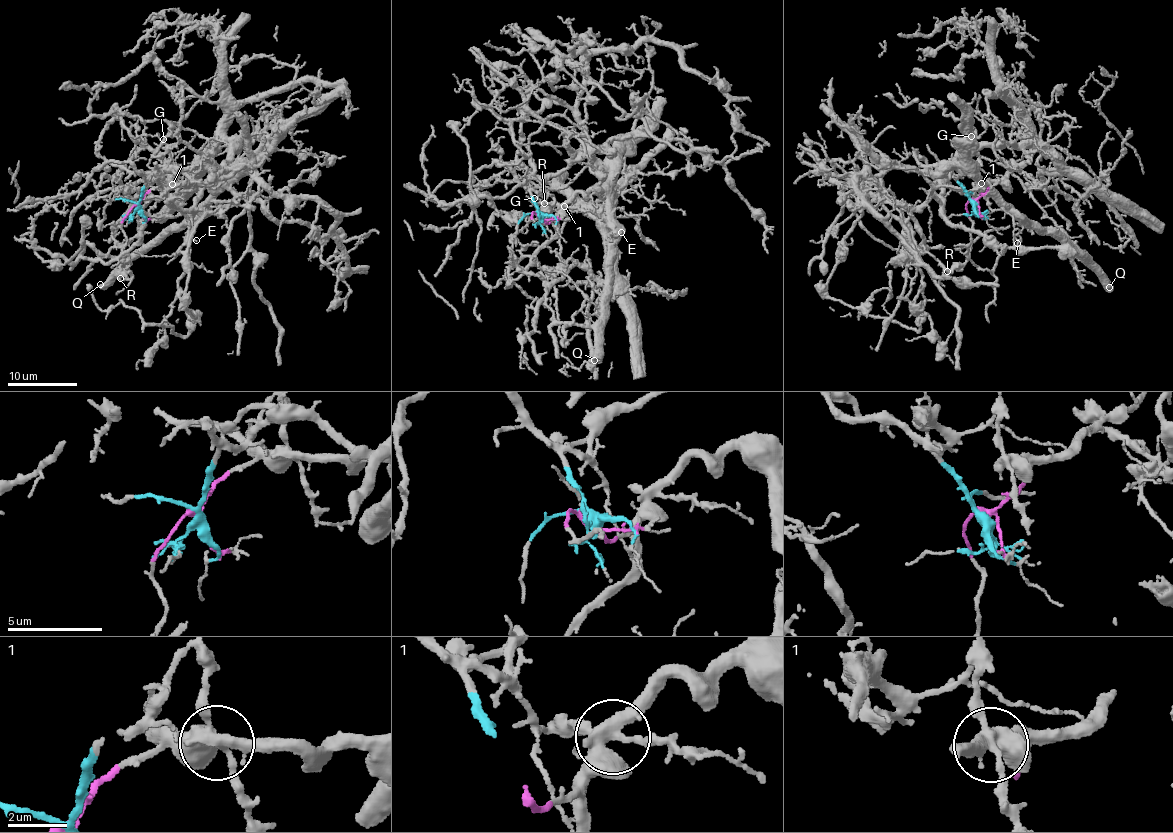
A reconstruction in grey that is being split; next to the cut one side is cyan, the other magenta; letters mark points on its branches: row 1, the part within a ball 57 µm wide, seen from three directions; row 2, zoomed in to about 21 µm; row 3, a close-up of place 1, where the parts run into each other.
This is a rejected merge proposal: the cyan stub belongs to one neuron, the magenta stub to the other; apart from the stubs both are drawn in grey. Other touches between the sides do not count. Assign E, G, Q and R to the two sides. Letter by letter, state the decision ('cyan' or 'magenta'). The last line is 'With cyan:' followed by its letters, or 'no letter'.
E: magenta
G: cyan
Q: magenta
R: magenta
With cyan: G

